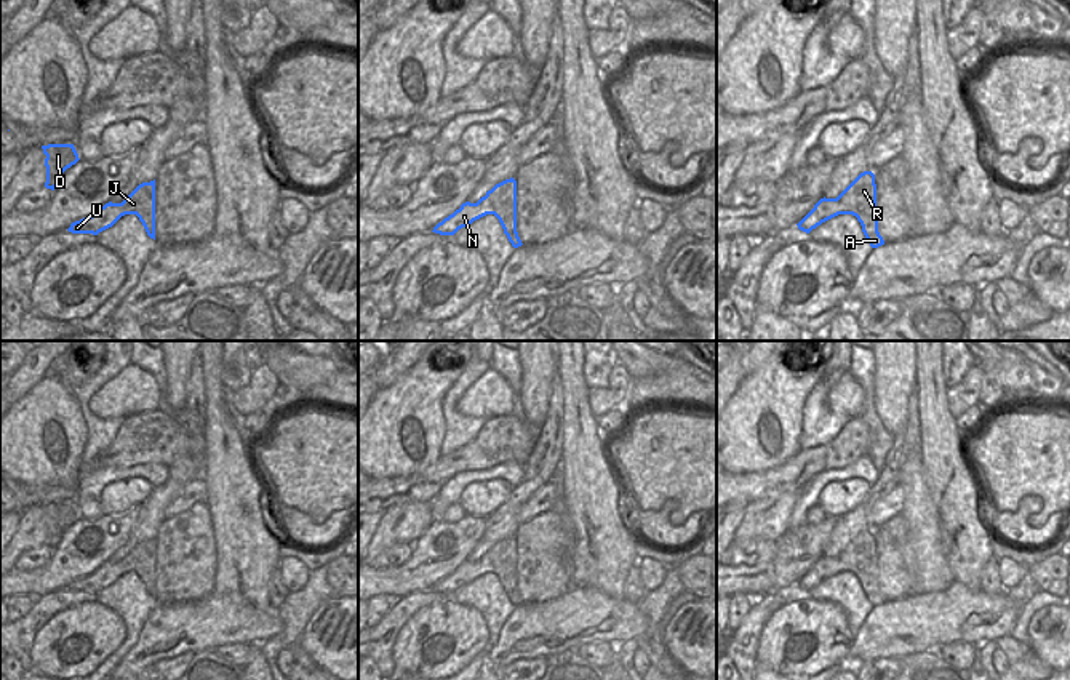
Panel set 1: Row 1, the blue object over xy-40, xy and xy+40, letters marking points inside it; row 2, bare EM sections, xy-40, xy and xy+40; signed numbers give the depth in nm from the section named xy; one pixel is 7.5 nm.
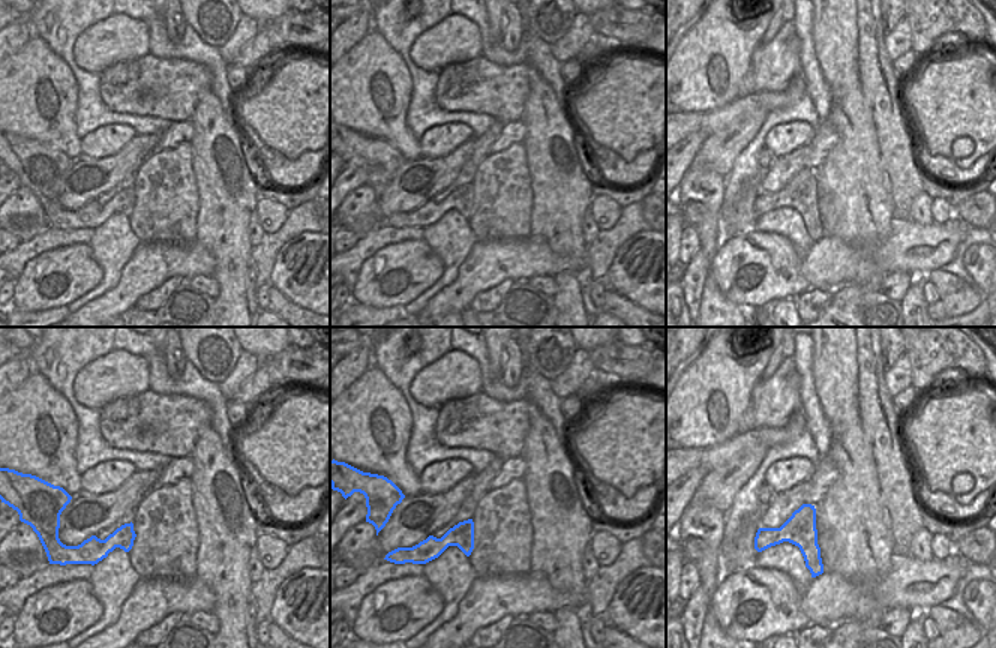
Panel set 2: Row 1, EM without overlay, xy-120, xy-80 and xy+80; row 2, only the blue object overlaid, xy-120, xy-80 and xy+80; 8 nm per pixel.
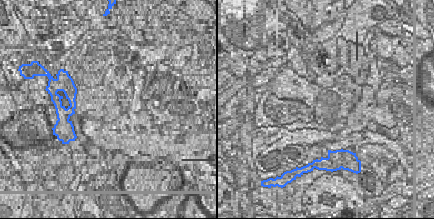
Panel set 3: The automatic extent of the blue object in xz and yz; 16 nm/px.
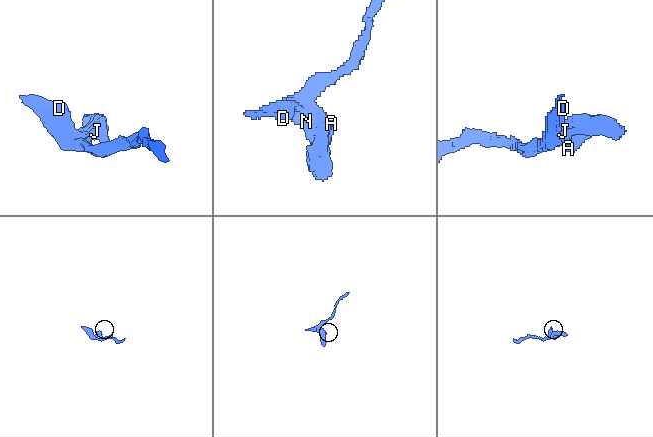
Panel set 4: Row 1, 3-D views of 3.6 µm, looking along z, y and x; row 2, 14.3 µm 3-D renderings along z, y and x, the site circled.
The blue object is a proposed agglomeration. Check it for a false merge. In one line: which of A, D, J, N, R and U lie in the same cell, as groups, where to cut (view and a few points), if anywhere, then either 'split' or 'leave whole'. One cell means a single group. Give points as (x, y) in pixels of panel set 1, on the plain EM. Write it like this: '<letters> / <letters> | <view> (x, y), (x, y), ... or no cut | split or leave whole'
A D J N R U | no cut | leave whole

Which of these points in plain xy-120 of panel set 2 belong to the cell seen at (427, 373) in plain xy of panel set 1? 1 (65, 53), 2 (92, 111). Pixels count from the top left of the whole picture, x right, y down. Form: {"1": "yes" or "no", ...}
{"1": "no", "2": "no"}

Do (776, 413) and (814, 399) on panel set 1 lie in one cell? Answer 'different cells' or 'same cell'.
different cells

